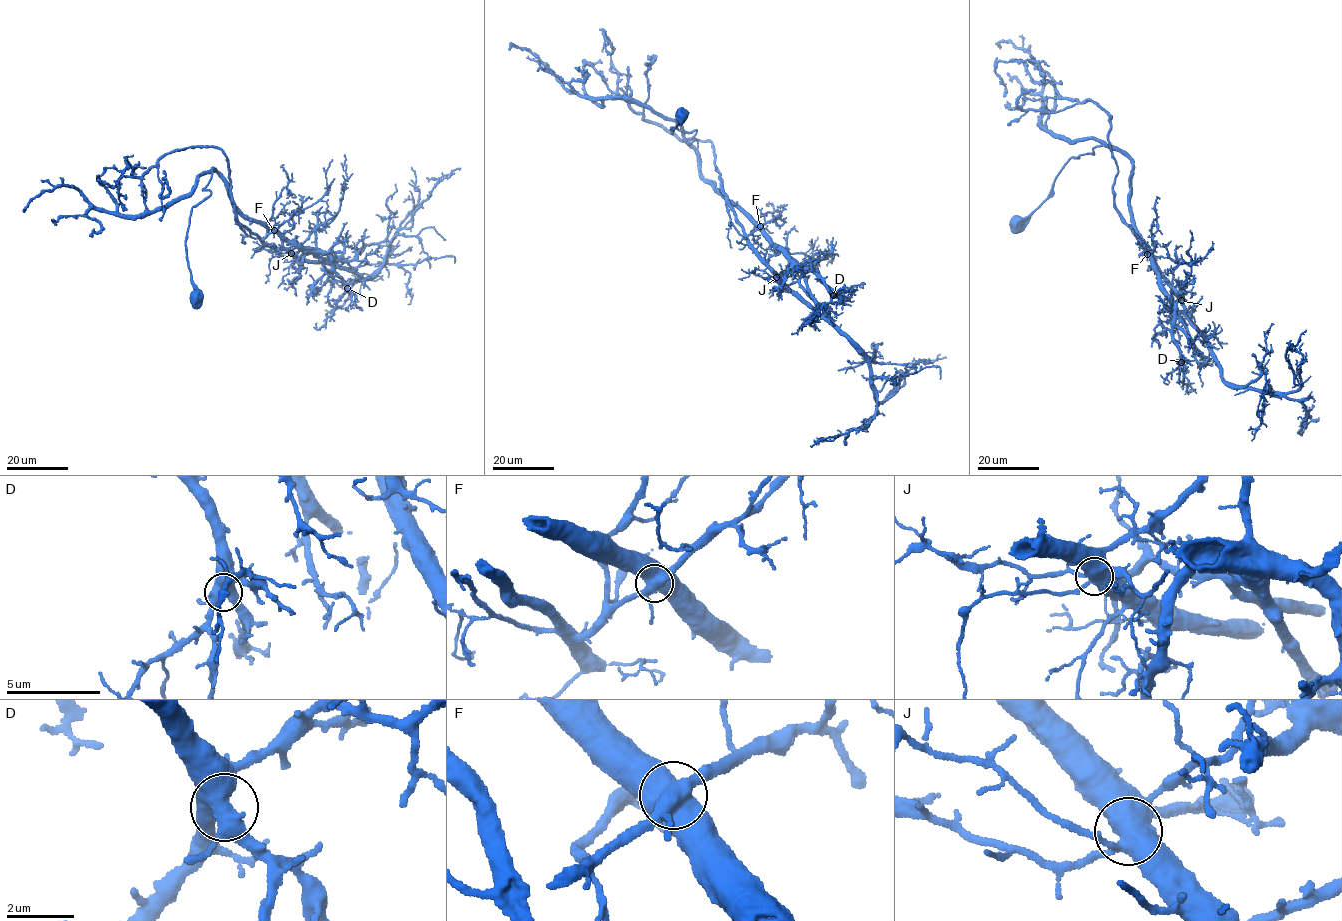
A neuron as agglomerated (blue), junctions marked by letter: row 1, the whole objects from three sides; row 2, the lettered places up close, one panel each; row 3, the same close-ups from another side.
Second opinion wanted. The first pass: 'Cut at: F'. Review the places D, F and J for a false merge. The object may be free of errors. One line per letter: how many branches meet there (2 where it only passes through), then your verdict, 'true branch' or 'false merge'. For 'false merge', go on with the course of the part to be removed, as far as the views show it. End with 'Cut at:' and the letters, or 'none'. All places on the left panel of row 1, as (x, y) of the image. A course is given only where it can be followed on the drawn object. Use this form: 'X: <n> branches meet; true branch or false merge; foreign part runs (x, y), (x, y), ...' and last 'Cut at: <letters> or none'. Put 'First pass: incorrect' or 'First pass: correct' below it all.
D: 4 branches meet; true branch
F: 4 branches meet; false merge; foreign part runs (274, 230), (261, 238), (240, 224), (228, 158), (212, 147), (164, 153), (137, 177), (125, 161), (126, 210)
J: 4 branches meet; true branch
Cut at: F
First pass: correct

